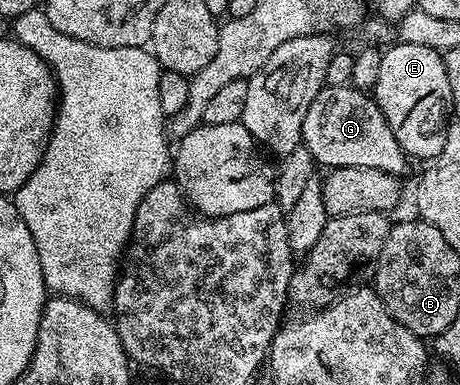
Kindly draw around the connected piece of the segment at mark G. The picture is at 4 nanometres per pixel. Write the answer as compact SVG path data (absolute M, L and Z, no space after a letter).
M328 84L317 94L303 119L301 138L315 163L325 164L328 170L370 167L400 178L410 164L410 157L398 146L398 140L375 99L367 91L353 88L351 84Z

